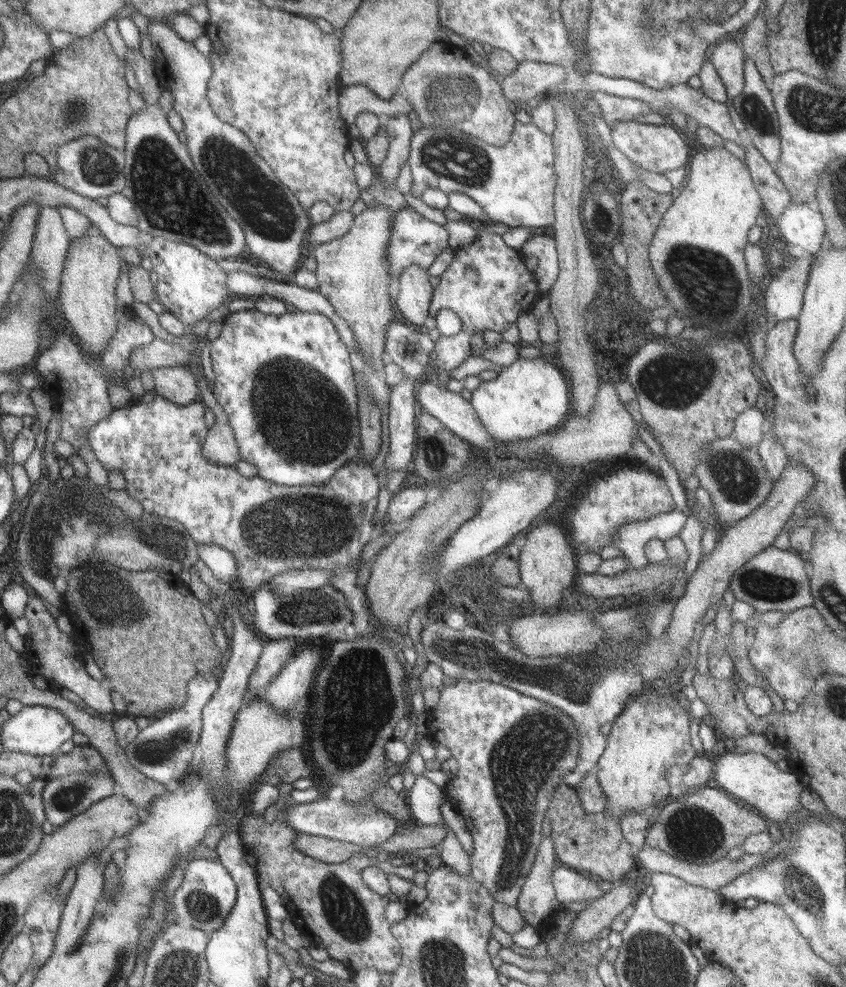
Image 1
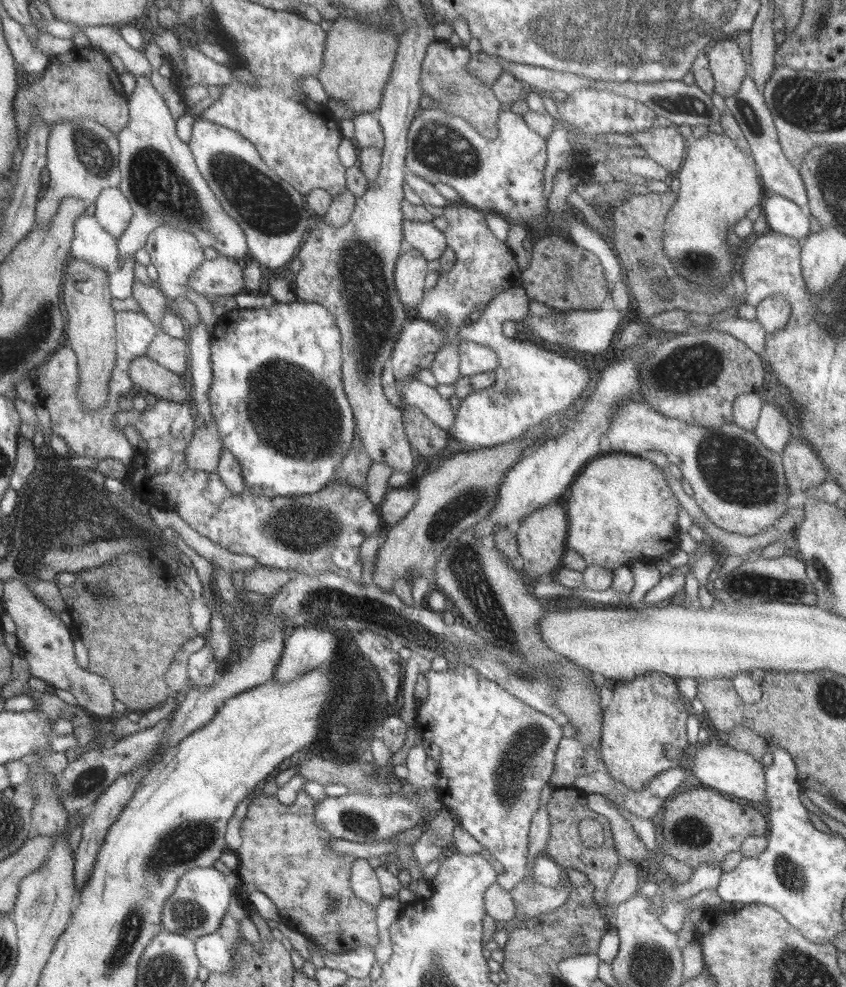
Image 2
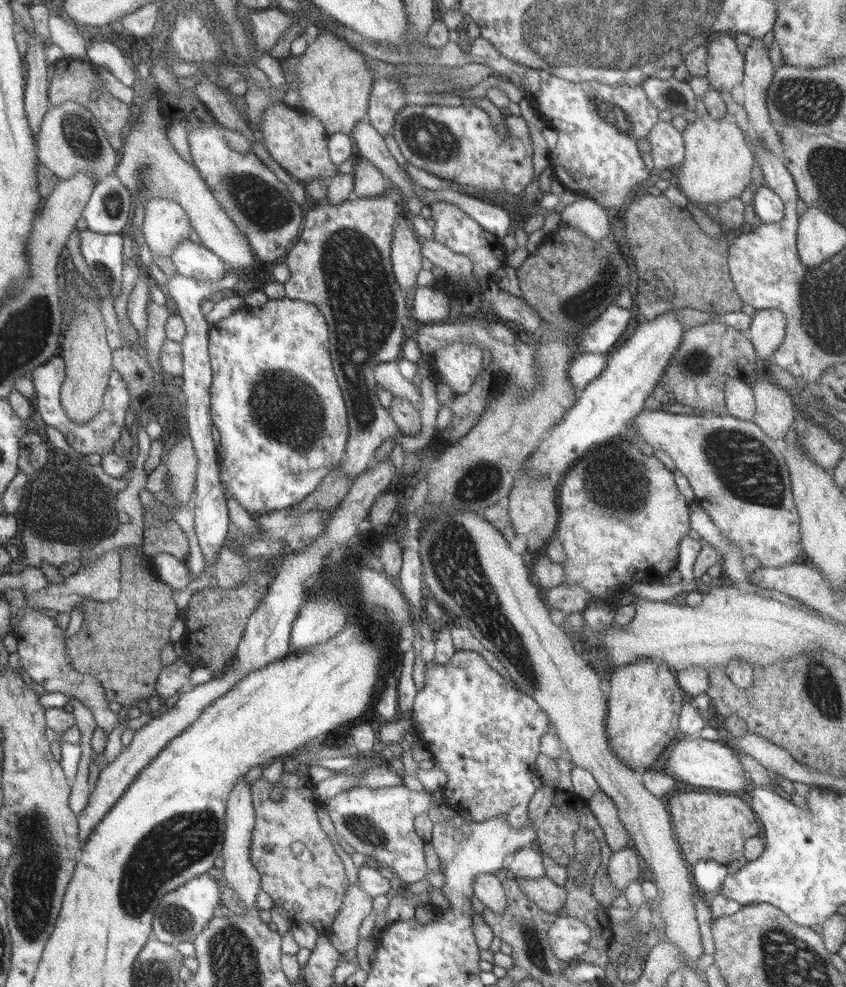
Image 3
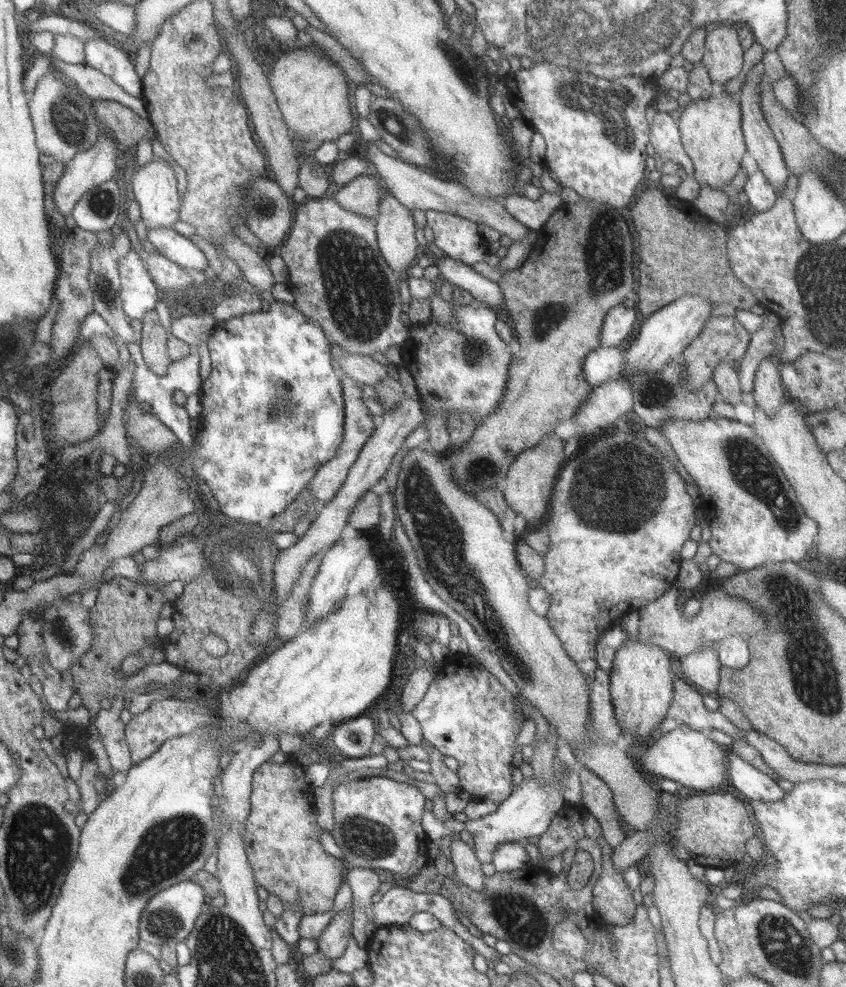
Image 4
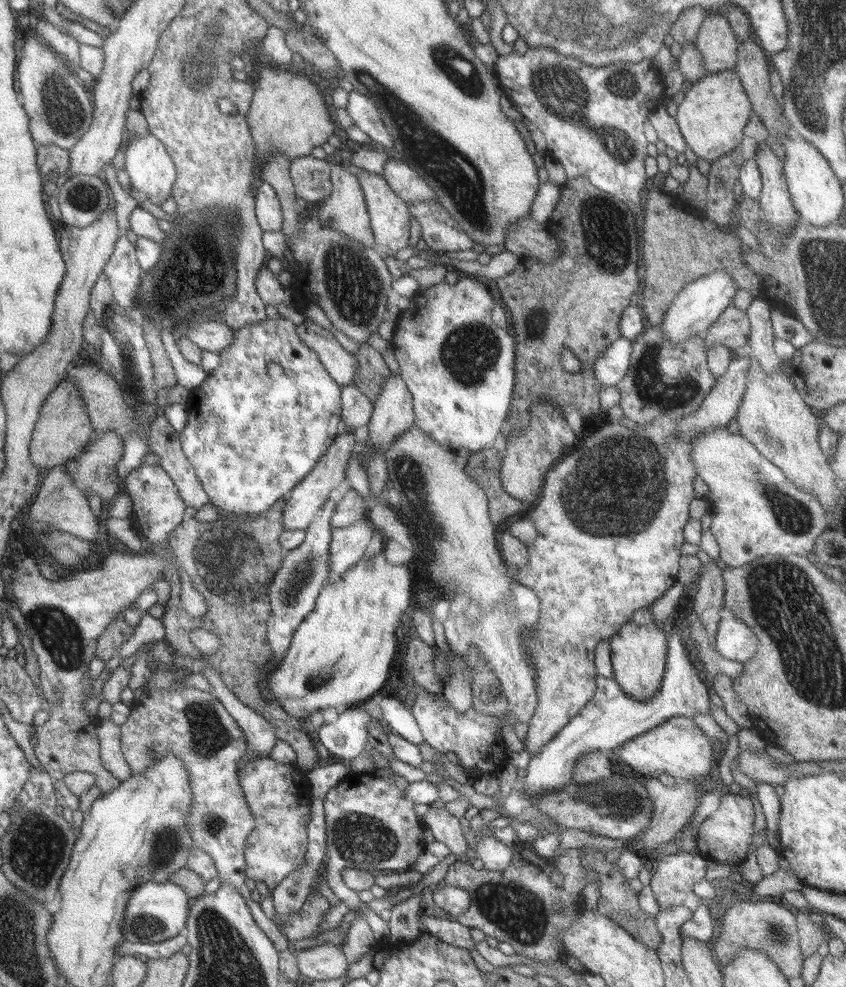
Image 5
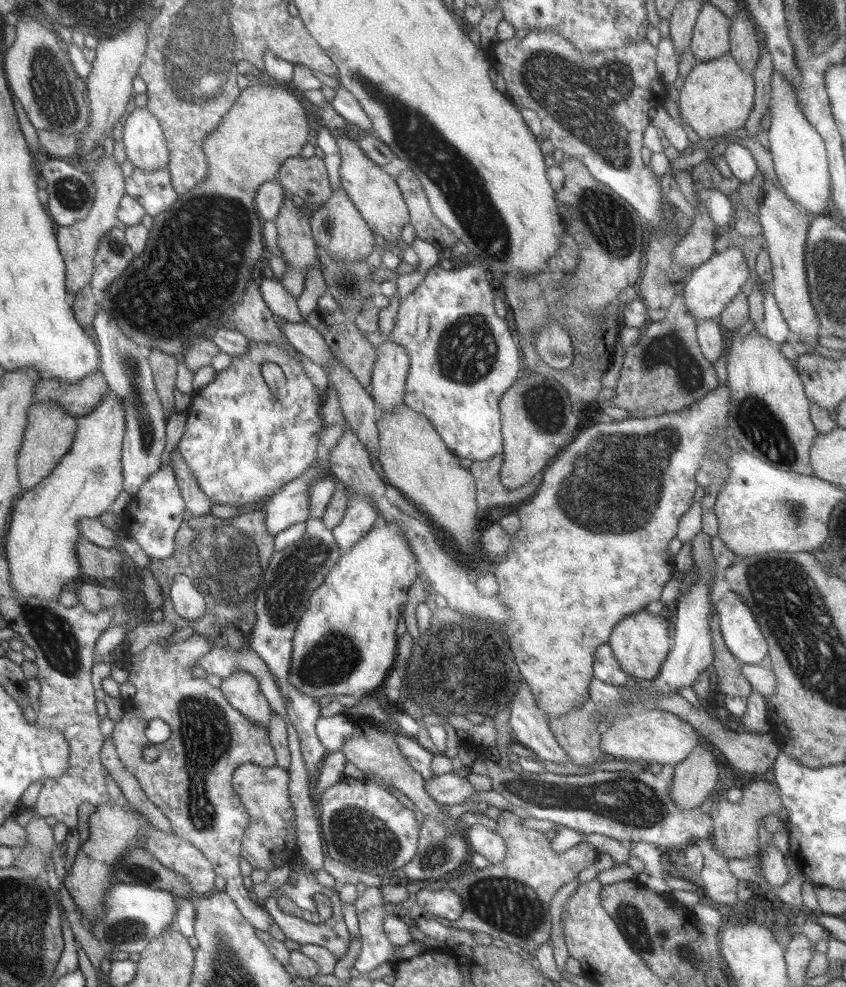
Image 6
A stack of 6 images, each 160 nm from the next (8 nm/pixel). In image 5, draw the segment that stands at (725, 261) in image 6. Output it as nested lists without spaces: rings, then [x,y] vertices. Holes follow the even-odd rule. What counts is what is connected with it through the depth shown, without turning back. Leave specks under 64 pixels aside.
[[[713,272],[698,280],[689,282],[670,304],[669,310],[664,314],[664,320],[660,324],[663,338],[667,342],[682,342],[691,336],[705,335],[707,329],[716,323],[722,312],[729,308],[737,293],[738,287],[727,272]]]

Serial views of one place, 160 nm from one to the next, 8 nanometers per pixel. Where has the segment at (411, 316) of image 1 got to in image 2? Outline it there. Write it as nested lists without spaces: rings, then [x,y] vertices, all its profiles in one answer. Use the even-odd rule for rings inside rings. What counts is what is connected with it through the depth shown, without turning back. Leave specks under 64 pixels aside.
[[[404,248],[402,258],[397,264],[398,294],[406,307],[416,313],[418,303],[424,297],[424,280],[428,274],[427,261],[420,251],[412,248]]]

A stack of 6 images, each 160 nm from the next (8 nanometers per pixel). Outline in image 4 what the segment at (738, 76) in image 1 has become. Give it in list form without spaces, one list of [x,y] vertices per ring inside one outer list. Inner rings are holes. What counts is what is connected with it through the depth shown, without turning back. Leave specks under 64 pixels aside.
[[[718,25],[705,36],[702,63],[718,87],[736,78],[744,66],[744,51],[739,43],[737,27]]]

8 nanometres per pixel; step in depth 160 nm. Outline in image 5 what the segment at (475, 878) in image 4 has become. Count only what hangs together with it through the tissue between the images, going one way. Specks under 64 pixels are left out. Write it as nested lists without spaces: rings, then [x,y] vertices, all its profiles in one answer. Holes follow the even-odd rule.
[[[431,805],[424,818],[435,840],[444,843],[449,848],[450,854],[465,862],[468,842],[462,833],[460,818],[450,814],[445,807],[434,808]]]

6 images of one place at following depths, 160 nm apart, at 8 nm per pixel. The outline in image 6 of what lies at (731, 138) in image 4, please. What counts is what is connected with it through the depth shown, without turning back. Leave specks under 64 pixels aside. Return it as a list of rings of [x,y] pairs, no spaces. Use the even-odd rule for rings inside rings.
[[[727,52],[720,58],[699,62],[685,78],[679,90],[682,124],[690,126],[701,138],[701,143],[711,146],[715,141],[729,136],[730,132],[745,126],[753,109],[755,80],[752,73],[738,66],[736,59]]]

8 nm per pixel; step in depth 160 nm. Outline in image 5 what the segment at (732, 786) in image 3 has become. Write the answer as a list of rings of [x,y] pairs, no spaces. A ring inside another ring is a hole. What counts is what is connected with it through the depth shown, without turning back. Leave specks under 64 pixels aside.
[[[674,717],[664,725],[656,727],[616,748],[612,756],[619,758],[627,766],[645,776],[669,774],[677,782],[698,780],[707,776],[715,763],[713,758],[715,743],[708,738],[695,722],[686,717]]]

